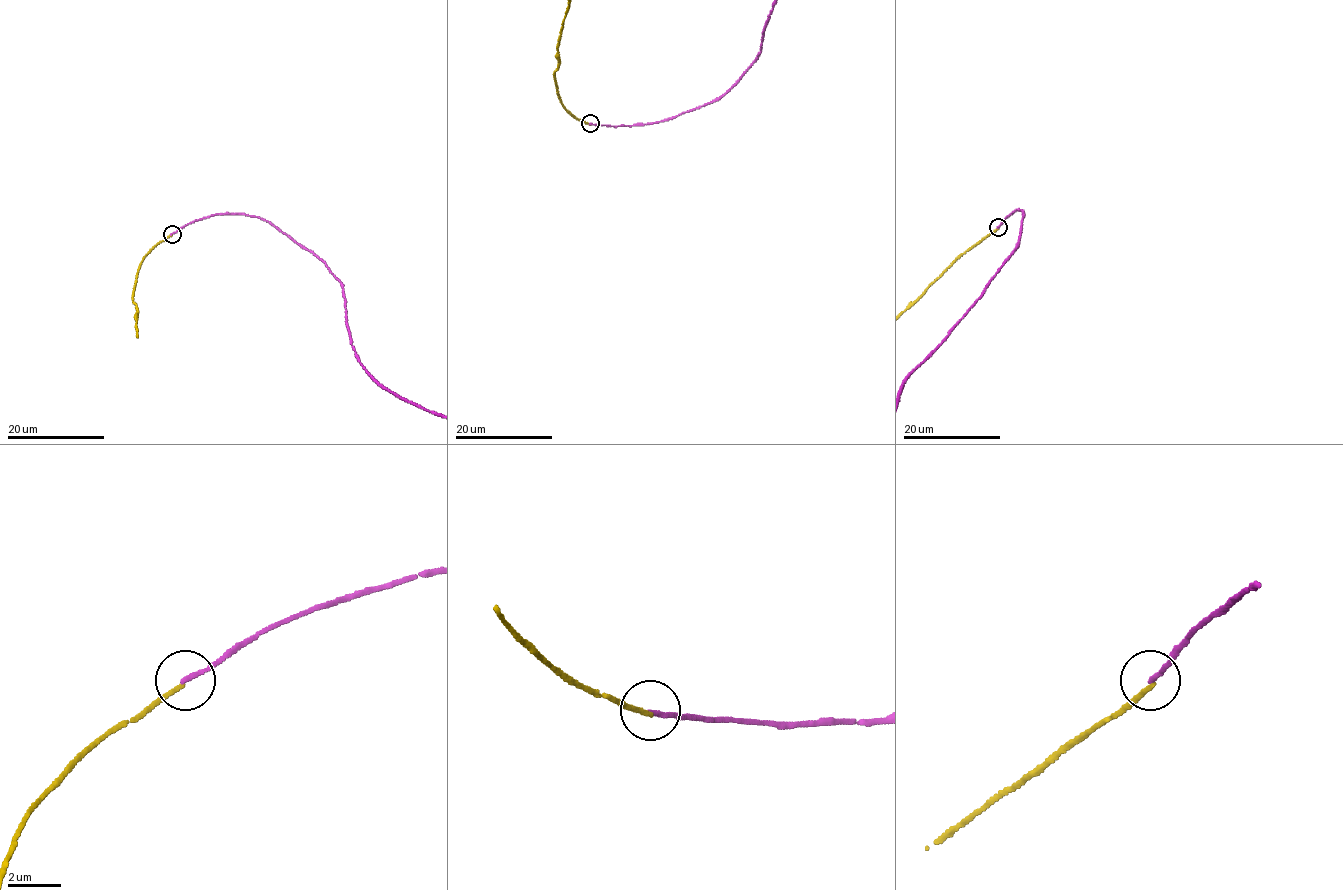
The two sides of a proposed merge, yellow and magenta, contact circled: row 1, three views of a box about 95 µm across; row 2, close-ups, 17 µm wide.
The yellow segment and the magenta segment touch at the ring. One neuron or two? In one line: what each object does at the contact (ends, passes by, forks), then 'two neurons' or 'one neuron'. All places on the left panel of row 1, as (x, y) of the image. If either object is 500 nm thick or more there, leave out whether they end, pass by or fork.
yellow ends there; magenta ends there; two neurons

